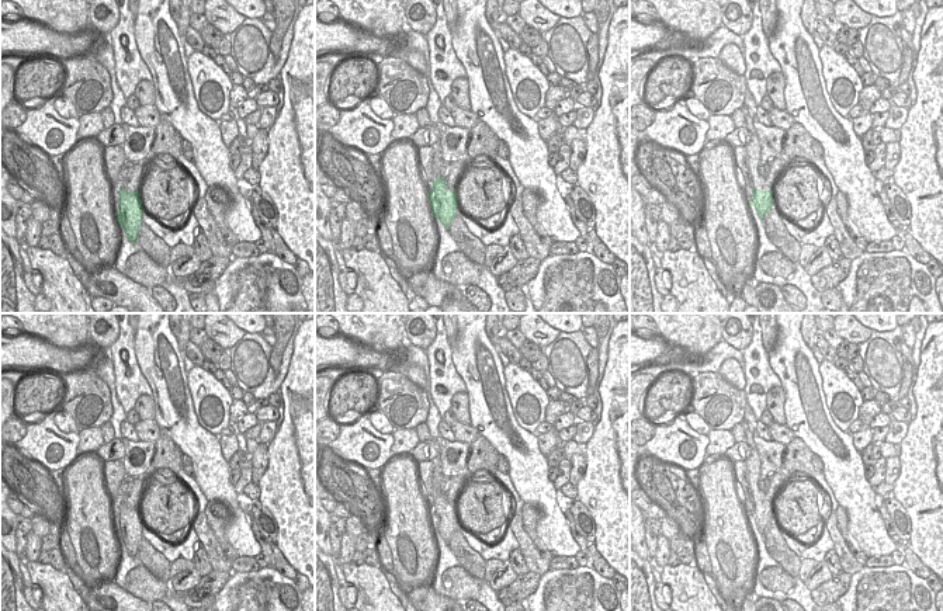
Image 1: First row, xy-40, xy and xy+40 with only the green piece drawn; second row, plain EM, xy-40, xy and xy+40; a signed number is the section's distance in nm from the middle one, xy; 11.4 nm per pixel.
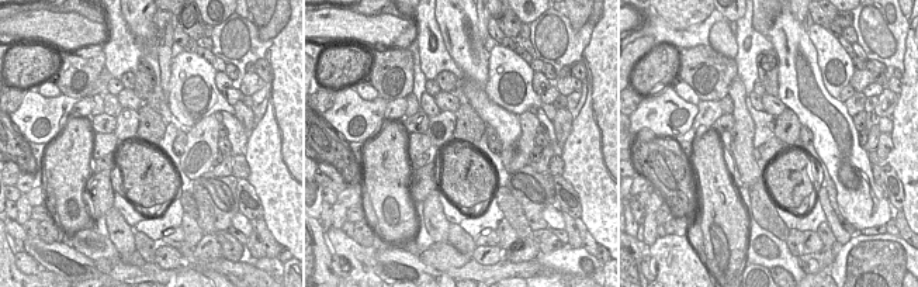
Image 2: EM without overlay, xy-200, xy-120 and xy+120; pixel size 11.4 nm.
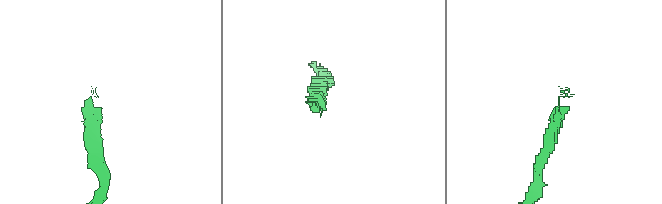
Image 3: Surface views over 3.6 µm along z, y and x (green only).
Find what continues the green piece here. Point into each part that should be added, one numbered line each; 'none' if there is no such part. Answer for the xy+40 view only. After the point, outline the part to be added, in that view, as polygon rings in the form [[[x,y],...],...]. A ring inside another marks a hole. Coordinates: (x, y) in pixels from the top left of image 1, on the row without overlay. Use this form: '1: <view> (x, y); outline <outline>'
1: xy+40 (752, 464); outline [[[746,421],[739,423],[743,427],[746,444],[750,448],[750,455],[745,459],[746,469],[746,494],[742,496],[742,500],[746,501],[748,517],[753,517],[753,506],[773,506],[773,499],[769,499],[765,492],[757,486],[760,479],[760,458],[753,442],[753,434],[749,431]]]

